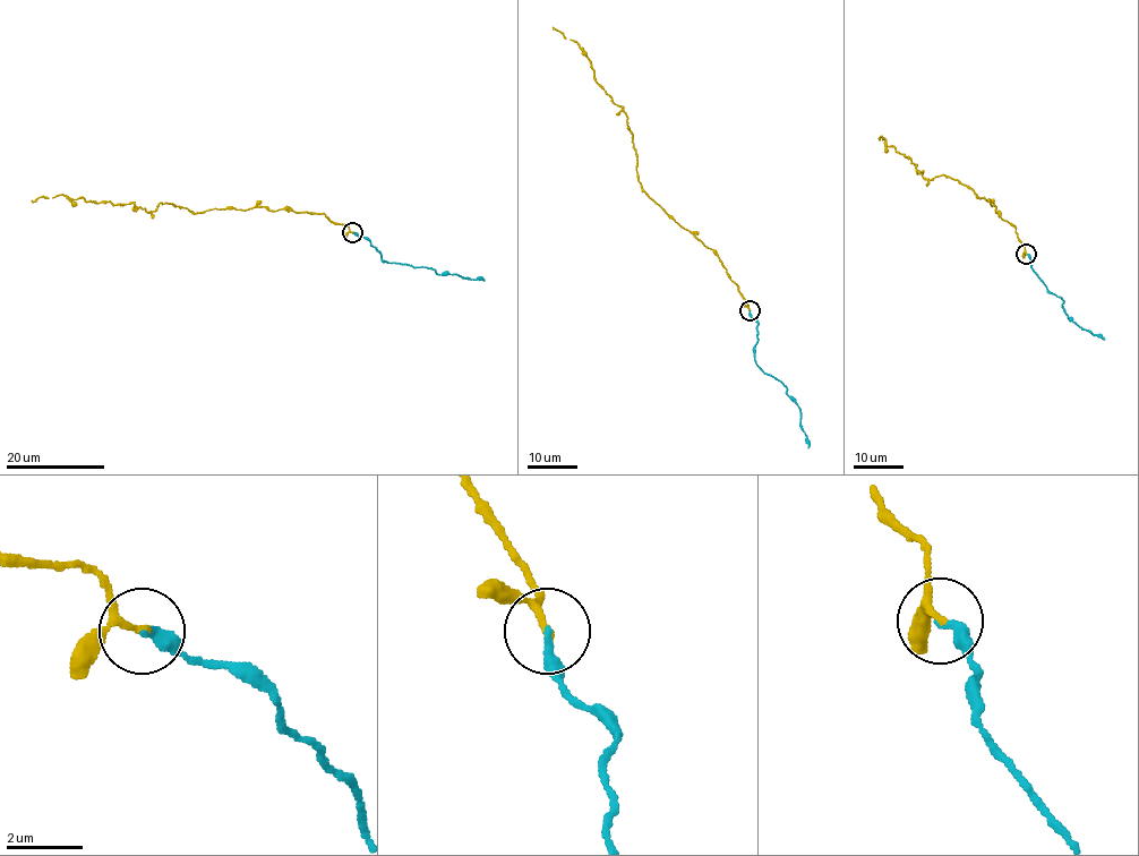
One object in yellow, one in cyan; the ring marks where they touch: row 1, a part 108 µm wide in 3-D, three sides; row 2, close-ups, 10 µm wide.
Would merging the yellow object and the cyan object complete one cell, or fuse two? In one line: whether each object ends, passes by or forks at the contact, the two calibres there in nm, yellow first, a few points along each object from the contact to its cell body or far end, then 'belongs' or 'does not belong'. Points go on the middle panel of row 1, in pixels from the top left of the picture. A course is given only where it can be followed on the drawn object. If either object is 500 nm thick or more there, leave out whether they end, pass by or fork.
yellow passes by; cyan ends there; 150 nm thick on the yellow side, 200 nm on the other; yellow runs (748, 310), (736, 283), (717, 255), (669, 219), (643, 189), (626, 117), (596, 80), (590, 59), (553, 27); cyan runs (748, 310), (759, 324), (755, 361), (764, 373), (782, 382), (798, 407), (807, 447); belongs

